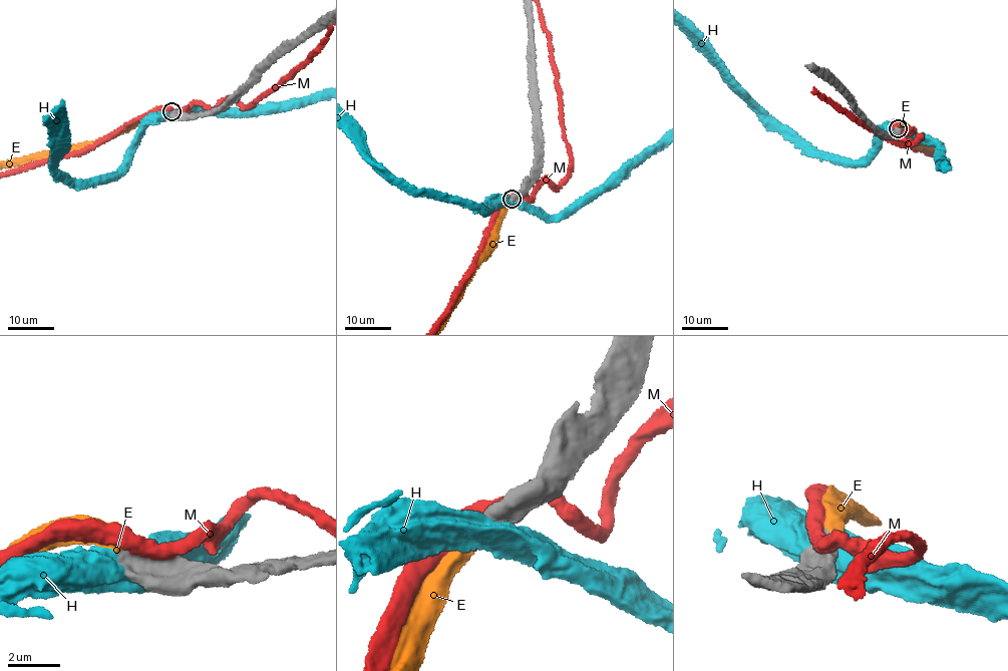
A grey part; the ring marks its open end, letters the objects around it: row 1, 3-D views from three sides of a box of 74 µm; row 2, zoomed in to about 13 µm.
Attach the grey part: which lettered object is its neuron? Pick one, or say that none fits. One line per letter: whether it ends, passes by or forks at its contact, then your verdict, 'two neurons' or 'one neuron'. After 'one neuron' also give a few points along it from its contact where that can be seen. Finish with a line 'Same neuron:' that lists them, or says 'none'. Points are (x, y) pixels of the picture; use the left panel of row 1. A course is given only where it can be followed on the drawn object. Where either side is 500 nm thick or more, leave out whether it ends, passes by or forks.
E: one neuron
H: two neurons
M: two neurons
Same neuron: E

